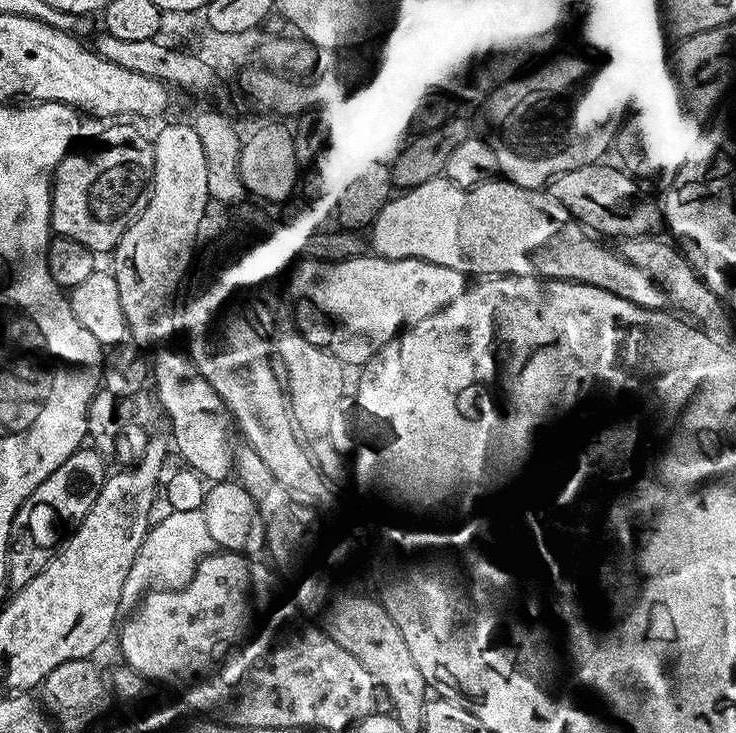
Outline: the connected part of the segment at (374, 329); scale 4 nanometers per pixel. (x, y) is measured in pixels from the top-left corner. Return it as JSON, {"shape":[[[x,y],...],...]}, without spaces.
{"shape":[[[365,254],[349,260],[334,261],[323,265],[321,261],[304,258],[292,276],[292,284],[296,287],[296,308],[294,319],[296,326],[305,338],[317,348],[326,349],[335,360],[345,366],[363,366],[368,359],[382,346],[386,346],[393,338],[399,336],[405,328],[413,328],[422,318],[430,318],[438,310],[442,310],[458,294],[469,287],[469,277],[458,270],[450,270],[450,266],[438,266],[434,262],[402,258],[388,260],[384,256]]]}

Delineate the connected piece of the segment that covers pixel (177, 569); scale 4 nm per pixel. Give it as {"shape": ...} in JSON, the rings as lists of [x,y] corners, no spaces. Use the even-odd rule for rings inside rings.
{"shape":[[[201,509],[190,512],[173,511],[163,522],[151,525],[127,574],[126,582],[123,583],[121,609],[134,608],[150,589],[172,591],[188,585],[200,561],[211,555],[215,548]]]}

